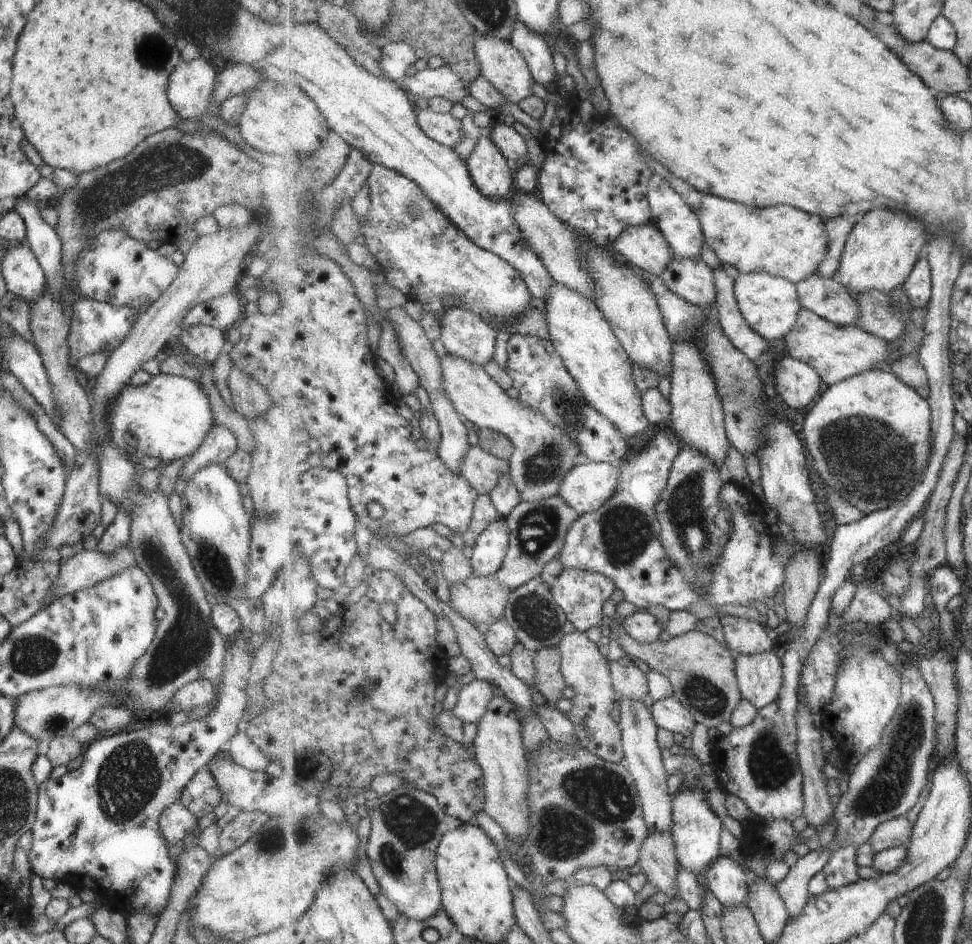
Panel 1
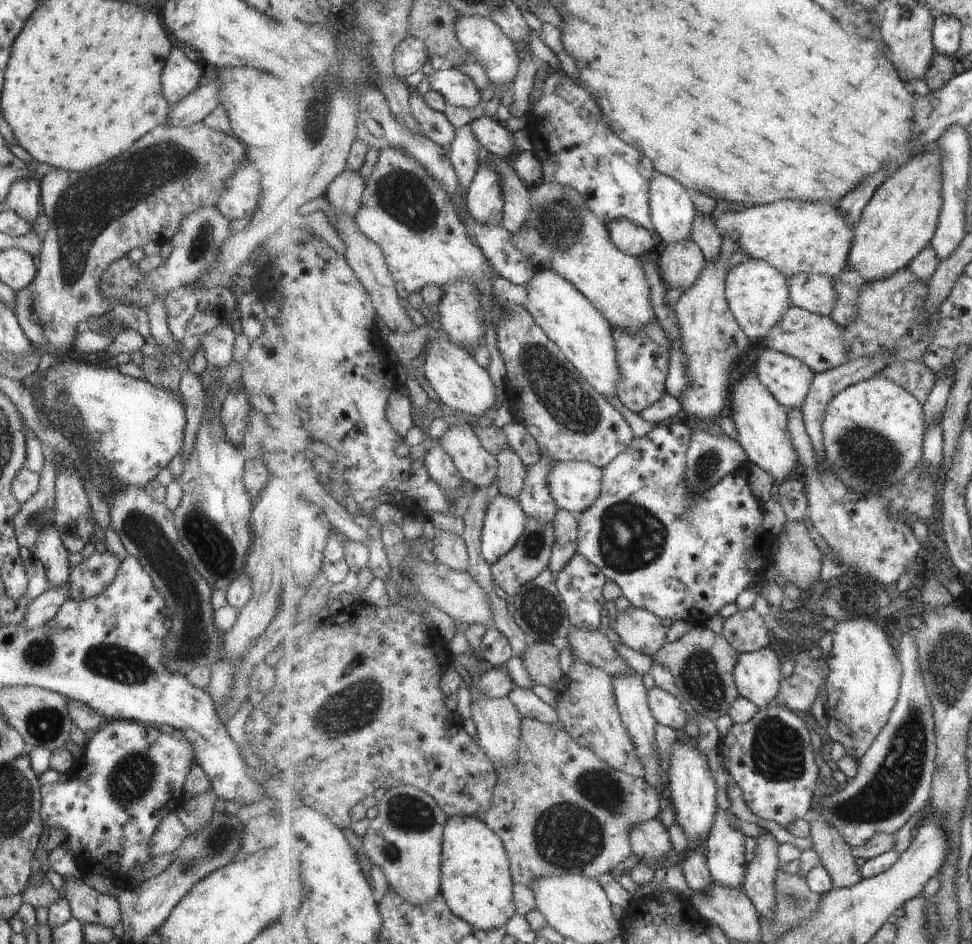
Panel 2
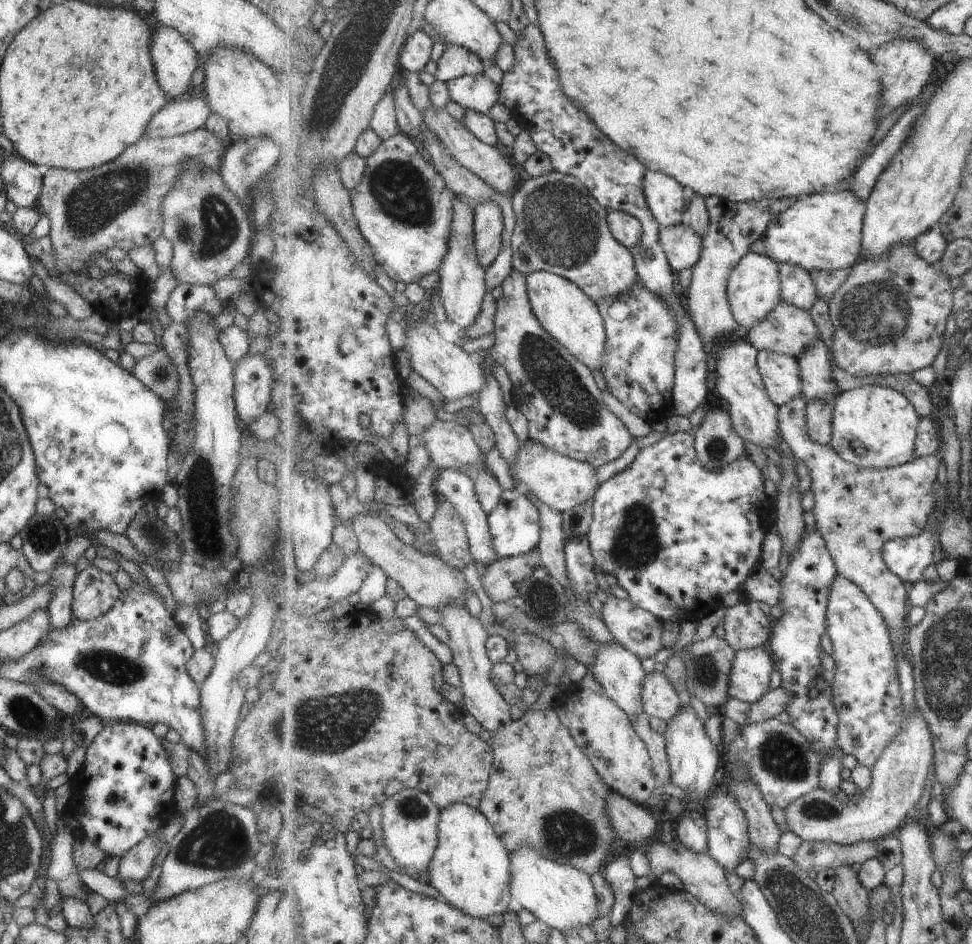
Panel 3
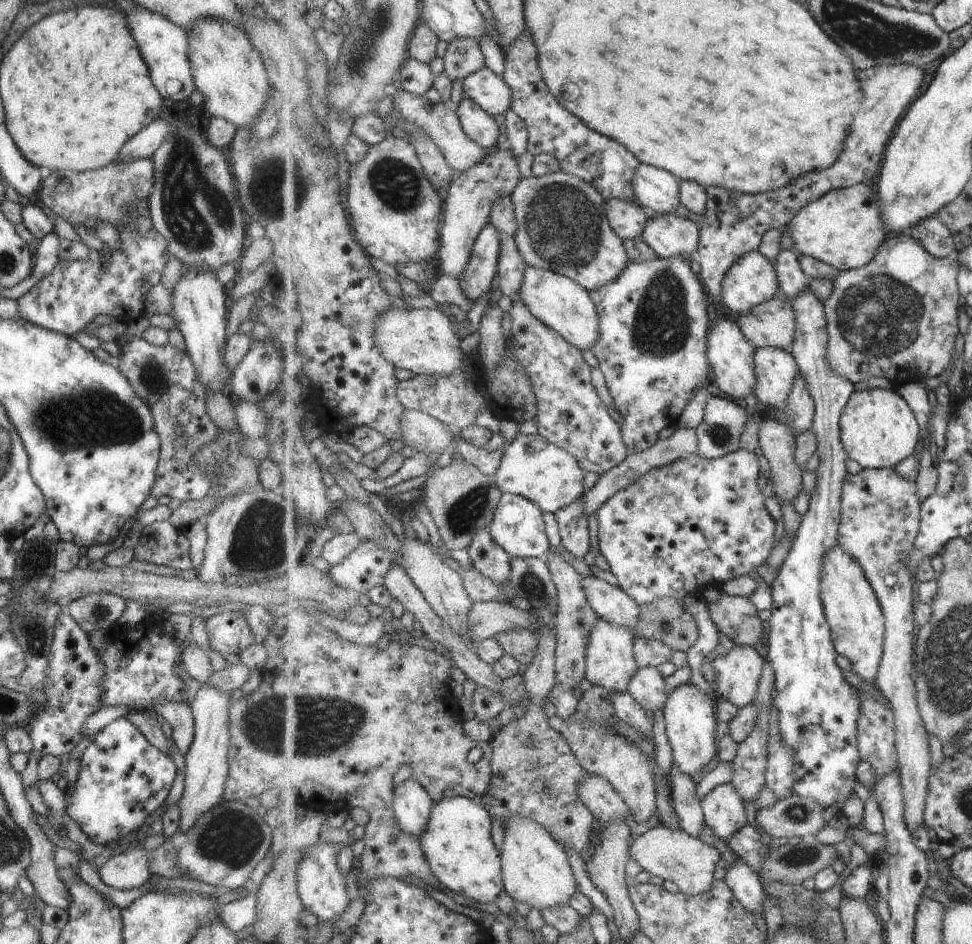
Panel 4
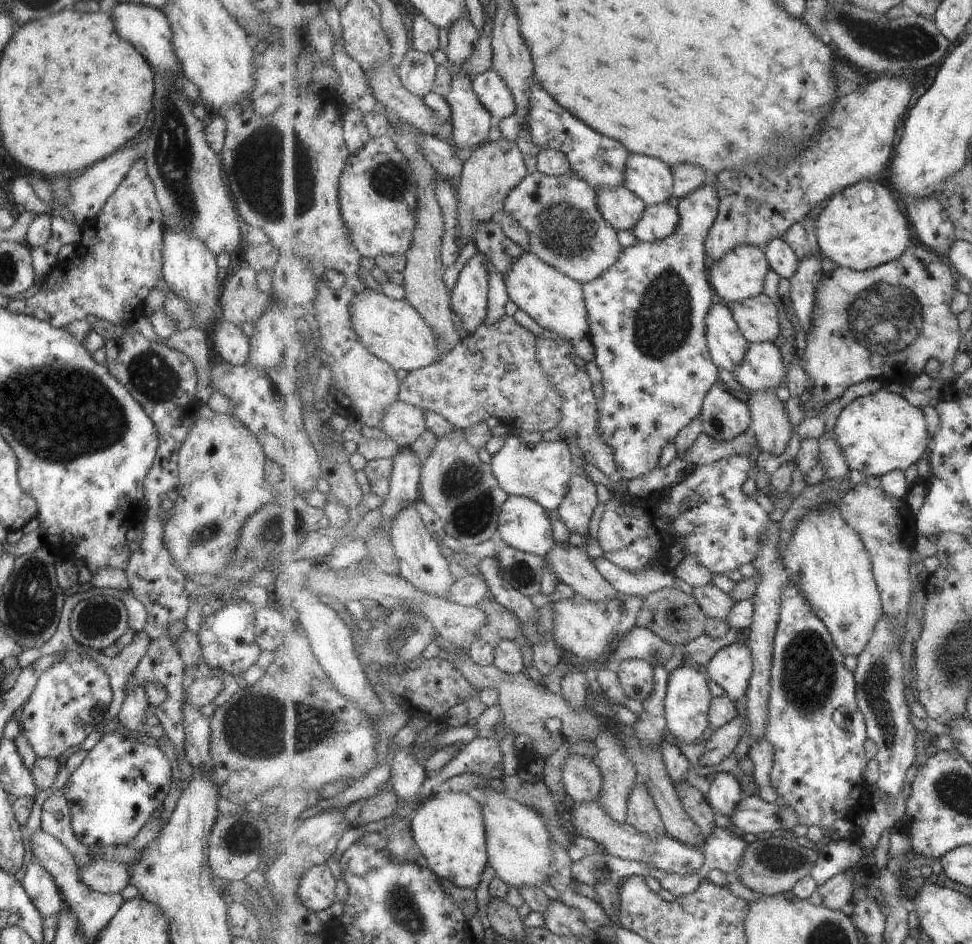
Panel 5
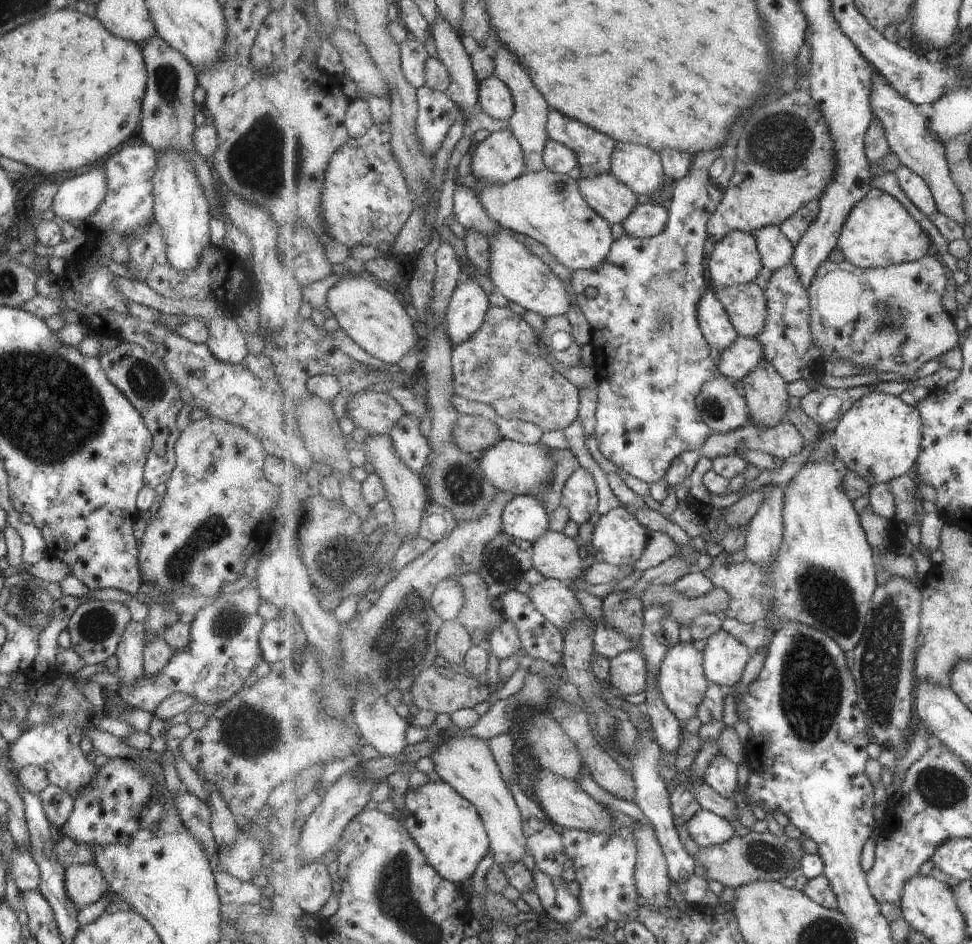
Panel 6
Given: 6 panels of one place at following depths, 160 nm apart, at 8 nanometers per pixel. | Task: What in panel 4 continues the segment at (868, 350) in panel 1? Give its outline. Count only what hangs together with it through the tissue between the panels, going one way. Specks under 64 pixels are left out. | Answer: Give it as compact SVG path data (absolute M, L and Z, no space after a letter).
M789 299L765 301L739 315L737 323L756 349L771 346L790 350L796 337L796 316Z

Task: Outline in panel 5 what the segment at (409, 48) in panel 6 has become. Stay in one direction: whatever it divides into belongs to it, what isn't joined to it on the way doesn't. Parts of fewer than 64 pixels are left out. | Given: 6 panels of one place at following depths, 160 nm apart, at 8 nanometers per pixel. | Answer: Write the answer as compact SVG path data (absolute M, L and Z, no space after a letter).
M416 48L408 49L397 69L402 83L409 92L421 98L432 92L438 64L431 54Z

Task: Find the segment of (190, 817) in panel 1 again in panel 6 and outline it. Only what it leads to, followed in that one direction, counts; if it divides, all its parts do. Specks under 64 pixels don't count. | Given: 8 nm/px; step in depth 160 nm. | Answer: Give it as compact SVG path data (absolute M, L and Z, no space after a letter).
M91 863L68 866L64 870L63 886L64 892L77 910L95 902L108 888L101 871Z

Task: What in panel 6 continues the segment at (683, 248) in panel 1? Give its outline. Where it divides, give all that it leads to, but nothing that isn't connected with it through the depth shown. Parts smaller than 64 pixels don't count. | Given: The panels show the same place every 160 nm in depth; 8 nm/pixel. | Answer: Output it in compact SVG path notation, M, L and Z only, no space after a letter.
M617 142L610 172L637 194L652 196L667 182L659 152L635 143Z

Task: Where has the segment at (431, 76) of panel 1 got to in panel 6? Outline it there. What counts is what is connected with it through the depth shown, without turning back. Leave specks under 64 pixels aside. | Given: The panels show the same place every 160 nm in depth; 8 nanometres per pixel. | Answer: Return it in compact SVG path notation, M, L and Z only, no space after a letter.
M495 74L480 83L479 104L491 118L509 122L515 114L516 104L510 87Z

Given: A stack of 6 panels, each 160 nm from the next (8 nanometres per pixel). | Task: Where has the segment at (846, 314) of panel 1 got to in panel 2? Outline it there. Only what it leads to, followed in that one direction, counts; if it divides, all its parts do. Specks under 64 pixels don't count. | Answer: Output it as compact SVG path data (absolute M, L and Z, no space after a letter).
M799 273L786 279L795 307L826 317L832 316L837 300L832 277Z

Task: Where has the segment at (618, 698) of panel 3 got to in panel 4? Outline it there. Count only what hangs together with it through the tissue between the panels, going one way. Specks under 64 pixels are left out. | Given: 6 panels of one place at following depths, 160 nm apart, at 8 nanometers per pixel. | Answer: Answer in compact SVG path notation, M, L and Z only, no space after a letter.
M598 618L589 633L586 648L586 678L593 684L610 691L629 693L631 677L639 670L634 651L634 632L627 627L615 626L607 619Z

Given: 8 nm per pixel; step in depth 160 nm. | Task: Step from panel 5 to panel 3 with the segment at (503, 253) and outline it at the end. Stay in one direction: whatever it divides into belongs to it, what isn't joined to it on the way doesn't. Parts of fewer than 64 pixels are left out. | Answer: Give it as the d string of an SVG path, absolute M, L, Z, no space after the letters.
M512 269L501 284L500 292L495 344L491 352L506 369L513 387L523 386L527 392L521 404L535 410L522 411L528 420L529 438L543 443L548 449L592 464L596 469L621 458L631 446L633 435L613 412L607 410L603 391L597 386L591 368L575 358L535 316L526 275Z

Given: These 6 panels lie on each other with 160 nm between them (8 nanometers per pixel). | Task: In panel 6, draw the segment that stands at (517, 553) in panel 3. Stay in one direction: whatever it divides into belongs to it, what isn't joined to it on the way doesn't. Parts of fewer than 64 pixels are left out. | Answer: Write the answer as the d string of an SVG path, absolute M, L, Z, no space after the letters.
M517 495L502 514L503 532L534 544L550 529L551 515L531 495Z

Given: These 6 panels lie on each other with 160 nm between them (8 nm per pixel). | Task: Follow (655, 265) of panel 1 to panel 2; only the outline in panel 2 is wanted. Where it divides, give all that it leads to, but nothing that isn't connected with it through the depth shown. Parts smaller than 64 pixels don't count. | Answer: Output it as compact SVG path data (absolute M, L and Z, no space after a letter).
M614 220L607 227L614 243L632 257L640 258L643 254L649 254L661 244L656 232L632 220Z

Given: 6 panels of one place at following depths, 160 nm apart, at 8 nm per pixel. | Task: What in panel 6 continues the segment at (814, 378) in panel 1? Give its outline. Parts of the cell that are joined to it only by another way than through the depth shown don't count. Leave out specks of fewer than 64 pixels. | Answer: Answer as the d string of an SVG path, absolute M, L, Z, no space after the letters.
M739 335L729 349L719 351L718 369L729 380L743 380L766 356L759 337Z

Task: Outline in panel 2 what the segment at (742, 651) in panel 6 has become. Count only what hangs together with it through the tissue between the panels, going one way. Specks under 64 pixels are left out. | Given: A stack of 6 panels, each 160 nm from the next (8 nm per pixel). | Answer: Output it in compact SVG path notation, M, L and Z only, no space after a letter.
M769 647L750 653L740 653L738 665L734 670L740 696L753 701L760 709L770 708L780 693L781 681L784 679L779 669L781 668L780 664L781 660L777 658L777 654Z

